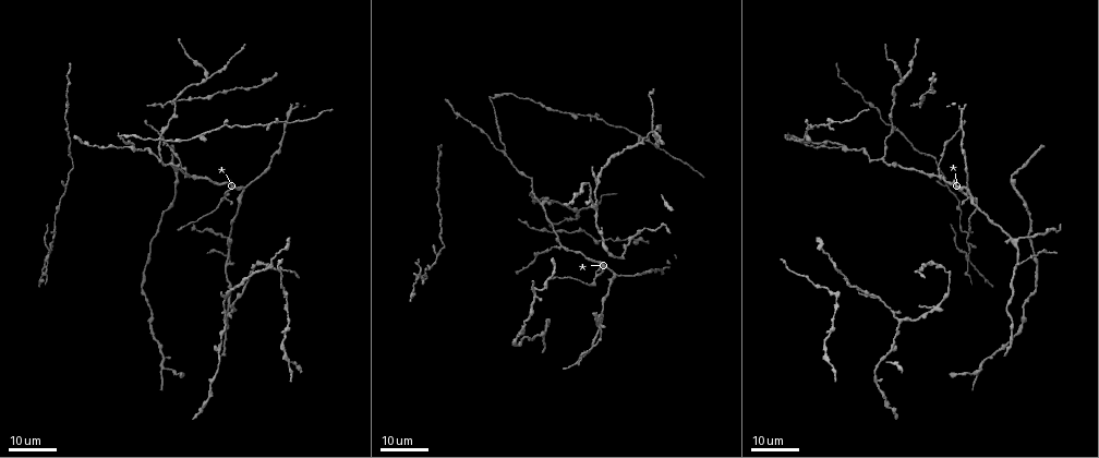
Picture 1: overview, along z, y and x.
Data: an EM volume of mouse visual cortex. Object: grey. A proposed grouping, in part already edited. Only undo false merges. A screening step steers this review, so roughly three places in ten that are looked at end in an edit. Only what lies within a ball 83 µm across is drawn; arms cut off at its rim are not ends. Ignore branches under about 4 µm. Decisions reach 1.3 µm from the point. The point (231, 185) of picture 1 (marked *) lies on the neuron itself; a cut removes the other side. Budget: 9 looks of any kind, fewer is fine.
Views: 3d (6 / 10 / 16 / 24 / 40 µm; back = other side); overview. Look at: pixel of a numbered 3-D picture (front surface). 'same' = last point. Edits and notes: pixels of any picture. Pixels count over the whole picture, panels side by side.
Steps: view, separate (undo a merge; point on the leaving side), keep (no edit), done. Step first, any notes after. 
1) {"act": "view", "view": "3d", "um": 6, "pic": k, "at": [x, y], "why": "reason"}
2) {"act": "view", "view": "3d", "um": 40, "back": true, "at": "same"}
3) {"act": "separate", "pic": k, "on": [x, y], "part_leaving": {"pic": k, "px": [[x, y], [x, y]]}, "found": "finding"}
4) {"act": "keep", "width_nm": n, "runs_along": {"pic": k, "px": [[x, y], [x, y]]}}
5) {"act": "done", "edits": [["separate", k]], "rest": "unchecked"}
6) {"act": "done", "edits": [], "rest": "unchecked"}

{"act": "view", "view": "3d", "um": 16, "pic": 1, "at": [560, 247], "why": "three arms meet"}

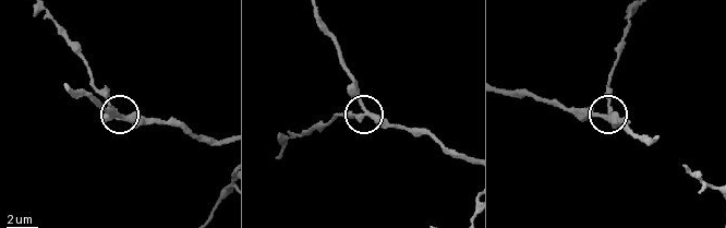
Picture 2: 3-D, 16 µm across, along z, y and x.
{"act": "view", "view": "3d", "um": 10, "pic": 2, "at": [360, 112], "why": "zoom in"}

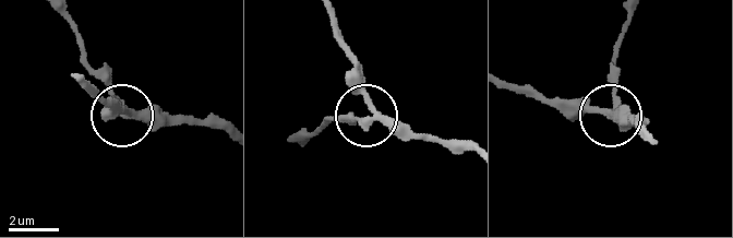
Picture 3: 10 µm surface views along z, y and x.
{"act": "keep", "side_arm_um": 17, "runs_along": {"pic": 3, "px": [[223, 127], [147, 123], [122, 115], [81, 62]]}, "found": "one neuron here"}

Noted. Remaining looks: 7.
{"act": "view", "view": "3d", "um": 24, "pic": 1, "at": [575, 210], "why": "three arms meet"}

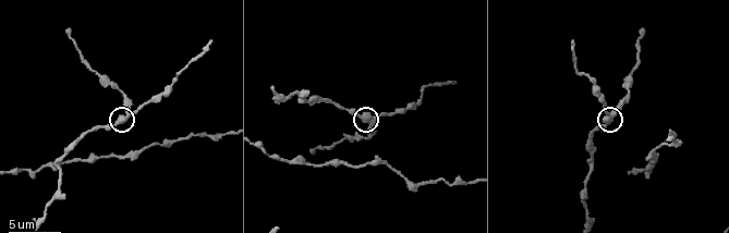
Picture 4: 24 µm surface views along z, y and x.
{"act": "view", "view": "3d", "um": 10, "pic": 4, "at": [610, 118]}

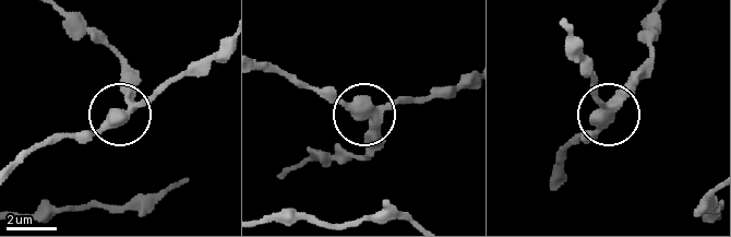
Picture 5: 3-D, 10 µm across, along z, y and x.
{"act": "keep", "width_nm": 380, "runs_along": {"pic": 5, "px": [[18, 167], [43, 145], [99, 131], [131, 115], [178, 74]]}, "found": "continuous, no second neuron"}

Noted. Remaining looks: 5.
{"act": "view", "view": "3d", "um": 24, "pic": 1, "at": [967, 255]}

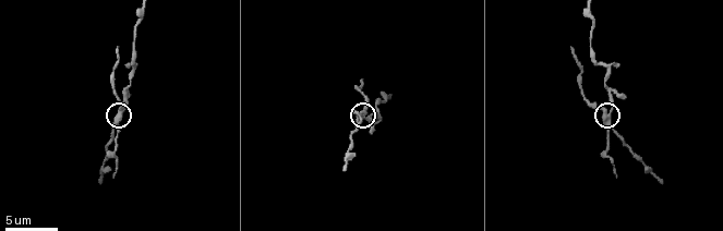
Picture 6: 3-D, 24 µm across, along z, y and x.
{"act": "view", "view": "3d", "um": 6, "pic": 6, "at": [603, 116], "why": "closer look"}

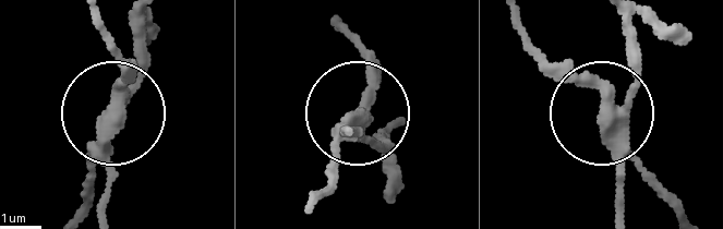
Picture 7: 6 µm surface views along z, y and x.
{"act": "view", "view": "3d", "um": 6, "back": true, "pic": 7, "at": [607, 112], "why": "other side"}

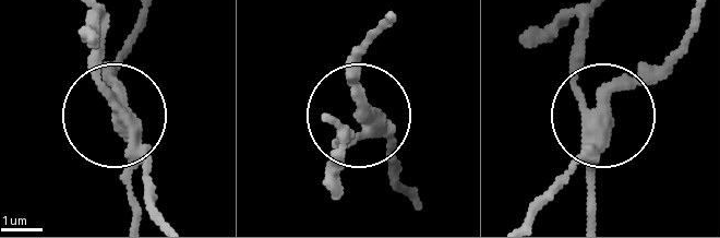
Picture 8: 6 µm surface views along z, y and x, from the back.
{"act": "separate", "pic": 8, "on": [354, 79], "side_arm_um": 8, "part_leaving": {"pic": 8, "px": [[600, 129], [611, 102], [673, 49], [691, 18]]}, "found": "a second neuron is stuck on"}

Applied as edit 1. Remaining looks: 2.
{"act": "done", "edits": [["separate", 8]], "rest": "unchecked"}

